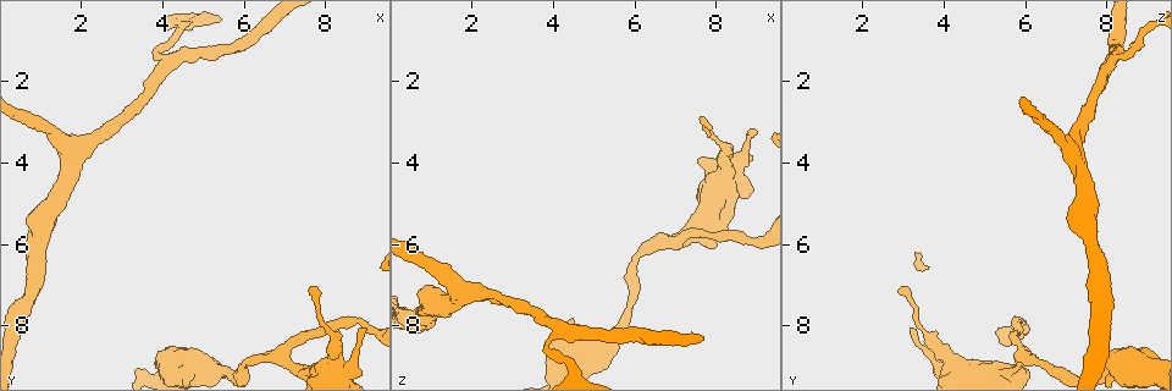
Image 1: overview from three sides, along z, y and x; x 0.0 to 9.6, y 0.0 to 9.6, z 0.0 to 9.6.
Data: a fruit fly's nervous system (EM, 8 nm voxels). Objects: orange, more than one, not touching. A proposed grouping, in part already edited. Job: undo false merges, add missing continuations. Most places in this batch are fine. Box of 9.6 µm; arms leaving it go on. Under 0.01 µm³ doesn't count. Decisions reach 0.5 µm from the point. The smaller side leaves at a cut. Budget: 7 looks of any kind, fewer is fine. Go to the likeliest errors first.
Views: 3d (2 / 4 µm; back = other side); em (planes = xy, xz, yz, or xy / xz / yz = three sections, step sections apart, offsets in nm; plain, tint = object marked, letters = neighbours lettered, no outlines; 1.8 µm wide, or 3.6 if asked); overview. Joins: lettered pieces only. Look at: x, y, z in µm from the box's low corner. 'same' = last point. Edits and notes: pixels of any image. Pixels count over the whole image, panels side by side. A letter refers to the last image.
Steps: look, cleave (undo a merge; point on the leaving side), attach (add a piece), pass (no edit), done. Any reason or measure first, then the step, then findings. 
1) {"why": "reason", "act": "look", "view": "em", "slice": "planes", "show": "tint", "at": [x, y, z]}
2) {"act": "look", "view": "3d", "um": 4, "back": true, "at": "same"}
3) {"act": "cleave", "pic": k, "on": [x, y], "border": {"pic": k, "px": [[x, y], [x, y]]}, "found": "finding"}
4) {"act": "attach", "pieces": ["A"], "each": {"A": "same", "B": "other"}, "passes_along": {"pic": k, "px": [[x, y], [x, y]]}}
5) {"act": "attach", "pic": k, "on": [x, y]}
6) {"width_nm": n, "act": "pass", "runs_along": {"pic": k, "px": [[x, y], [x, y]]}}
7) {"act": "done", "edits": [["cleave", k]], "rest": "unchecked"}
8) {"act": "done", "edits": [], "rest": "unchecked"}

{"why": "three arms meet", "act": "look", "view": "em", "slice": "planes", "show": "letters", "at": [6.85, 8.80, 6.00]}

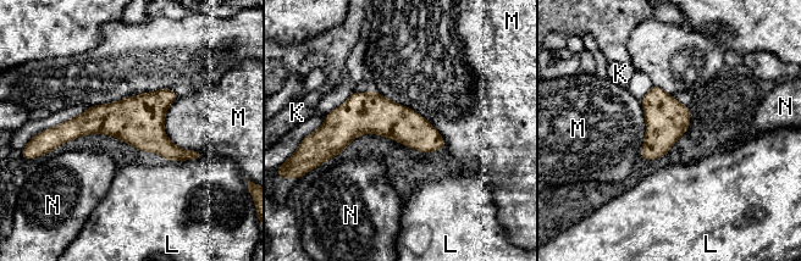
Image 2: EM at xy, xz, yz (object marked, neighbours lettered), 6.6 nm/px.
{"act": "pass", "each": {"K": "other", "L": "other", "M": "other", "N": "other"}, "border": {"pic": 2, "px": [[373, 90], [419, 112], [446, 146]]}, "found": "all the same cell"}

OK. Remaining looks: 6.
{"why": "thin end", "act": "look", "view": "3d", "um": 4, "at": [9.05, 8.05, 3.25]}

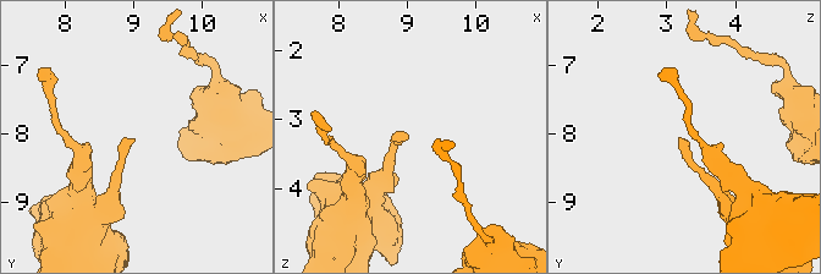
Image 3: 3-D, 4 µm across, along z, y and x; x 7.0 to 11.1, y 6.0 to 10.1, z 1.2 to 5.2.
{"act": "look", "view": "em", "slice": "planes", "show": "tint", "at": [9.00, 8.05, 3.30]}

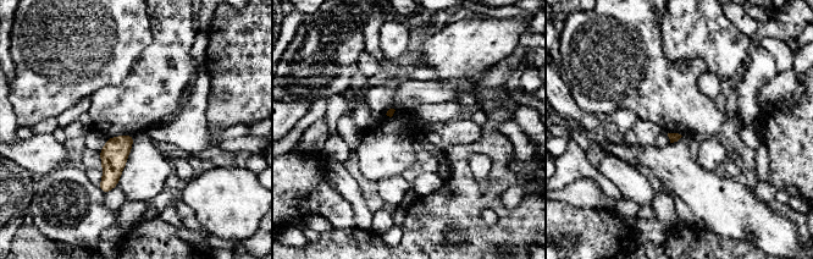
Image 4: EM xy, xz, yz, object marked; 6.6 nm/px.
{"why": "see the neighbours", "act": "look", "view": "em", "slice": "planes", "show": "letters", "at": "same"}

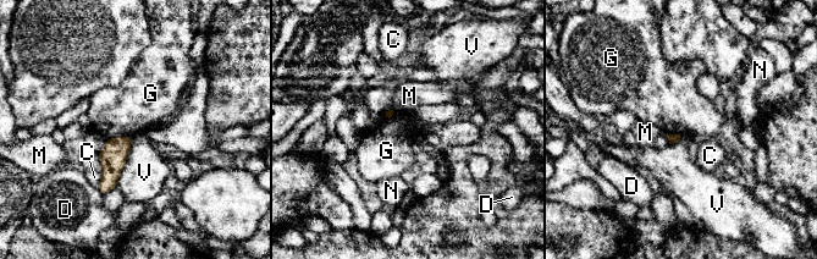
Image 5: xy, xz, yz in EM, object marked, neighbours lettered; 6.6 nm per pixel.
{"longest_contact_nm": ["V", 340], "act": "pass", "each": {"C": "other", "D": "other", "G": "other", "M": "other", "N": "other", "V": "other"}, "border": {"pic": 5, "px": [[133, 137], [106, 139]]}, "found": "no lettered piece goes on from it"}

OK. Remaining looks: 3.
{"why": "end of a long branch", "act": "look", "view": "3d", "um": 4, "at": [7.55, 7.05, 2.95]}

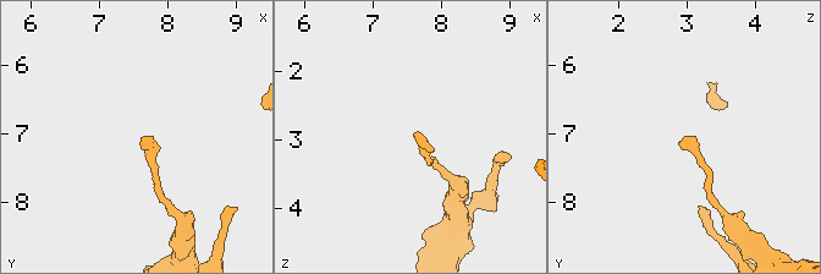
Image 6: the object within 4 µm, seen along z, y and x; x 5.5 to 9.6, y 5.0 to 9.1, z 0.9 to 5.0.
{"why": "now the EM", "act": "look", "view": "em", "slice": "yz", "step": 16, "show": "letters", "at": [7.65, 7.10, 3.00]}

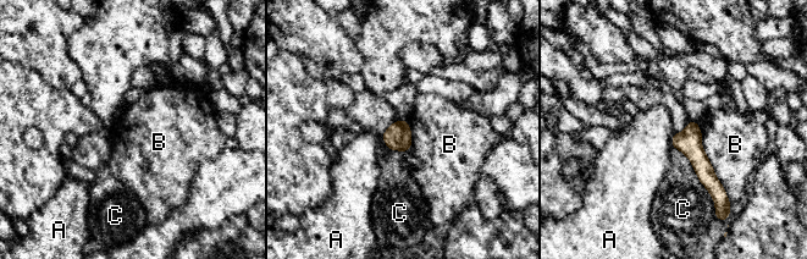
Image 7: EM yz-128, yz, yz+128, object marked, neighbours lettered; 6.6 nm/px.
{"width_nm": 120, "act": "pass", "each": {"A": "other", "B": "other", "C": "other"}, "runs_along": {"pic": 7, "px": [[692, 124], [692, 149], [717, 186]]}, "found": "none of them fits"}

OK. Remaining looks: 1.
{"act": "done", "edits": [], "rest": "unchecked"}

